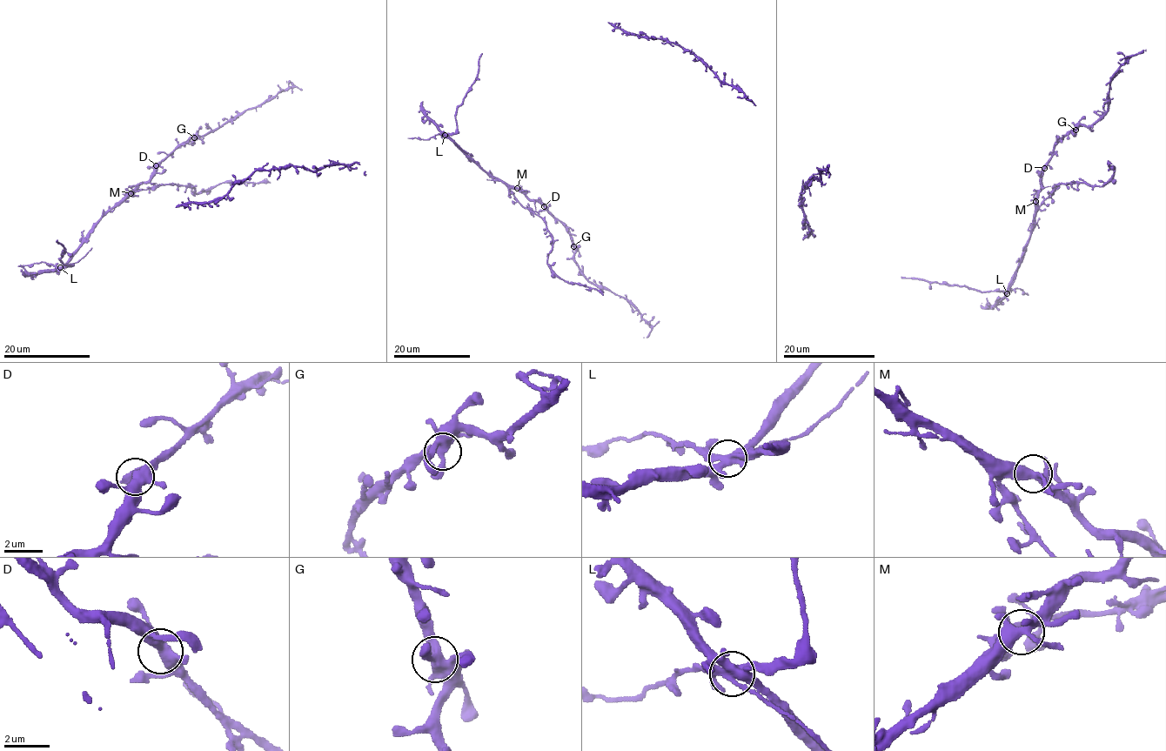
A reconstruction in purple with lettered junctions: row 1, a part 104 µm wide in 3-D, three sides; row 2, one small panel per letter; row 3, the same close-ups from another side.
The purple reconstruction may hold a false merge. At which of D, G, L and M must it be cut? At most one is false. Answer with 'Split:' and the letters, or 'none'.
Split: L

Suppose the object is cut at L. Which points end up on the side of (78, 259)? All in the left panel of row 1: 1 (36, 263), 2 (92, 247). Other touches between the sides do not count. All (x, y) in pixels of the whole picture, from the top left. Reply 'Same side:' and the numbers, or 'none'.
Same side: 1, 2

